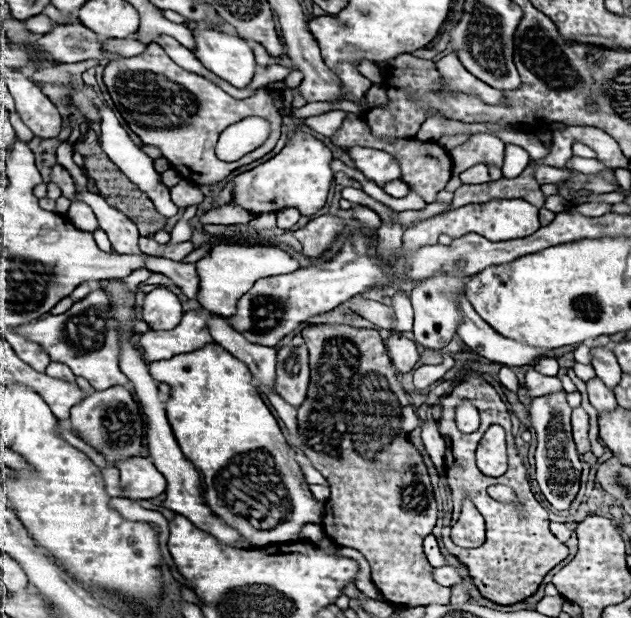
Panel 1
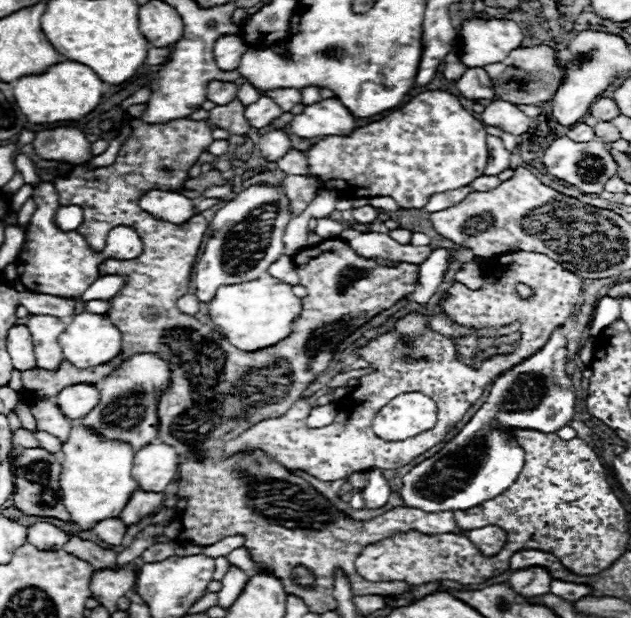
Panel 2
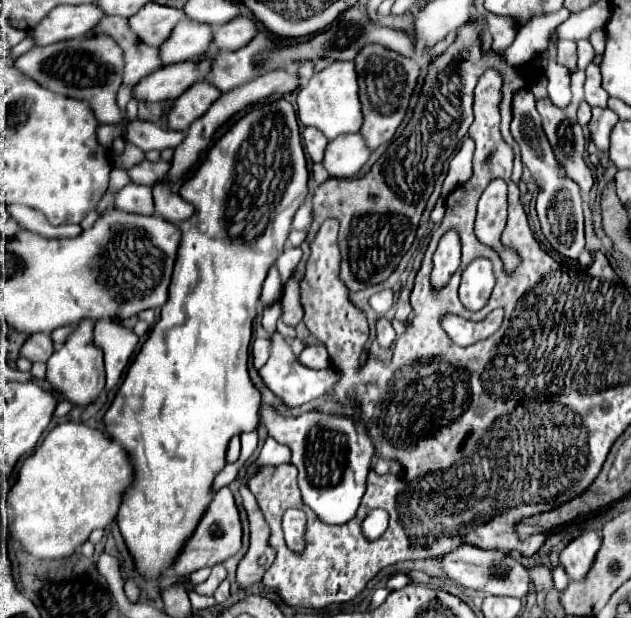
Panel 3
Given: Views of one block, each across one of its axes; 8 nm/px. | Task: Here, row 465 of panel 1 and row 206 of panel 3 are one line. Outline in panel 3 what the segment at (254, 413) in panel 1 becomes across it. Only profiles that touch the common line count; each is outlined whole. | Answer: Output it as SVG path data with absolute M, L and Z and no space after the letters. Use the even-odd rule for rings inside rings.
M276 100L274 104L264 104L262 108L252 108L250 112L246 112L240 120L236 120L236 124L232 124L228 128L226 134L220 136L220 140L216 140L208 148L208 154L204 156L200 166L190 174L190 178L186 178L182 182L180 196L194 206L196 214L190 216L190 220L186 220L182 224L182 240L180 240L180 246L178 246L176 266L174 266L174 274L172 274L172 282L170 282L170 290L168 290L168 302L162 306L160 320L152 326L152 330L148 334L148 340L144 342L144 346L136 354L132 366L128 368L128 372L124 376L124 382L120 384L112 404L108 406L108 410L104 414L106 434L110 438L114 438L116 442L120 442L120 446L128 452L132 468L134 468L132 482L130 482L130 486L126 488L126 492L122 496L122 504L120 504L116 520L118 520L120 532L122 532L122 536L126 540L126 546L128 546L130 554L136 560L136 568L138 568L138 572L144 578L156 578L156 576L164 574L168 570L168 566L172 564L172 560L182 550L184 542L190 538L190 534L196 528L196 524L200 522L208 502L212 500L210 498L212 480L226 464L226 448L228 448L230 438L236 436L236 434L254 430L258 426L260 392L252 386L252 382L248 378L248 344L250 344L250 336L252 336L252 320L256 316L262 282L264 282L264 278L268 274L268 268L282 254L286 236L290 232L292 216L298 210L300 202L304 202L306 194L308 194L306 158L304 158L304 150L302 150L302 142L300 142L300 134L298 134L296 112L294 112L292 104L286 102L286 100Z

